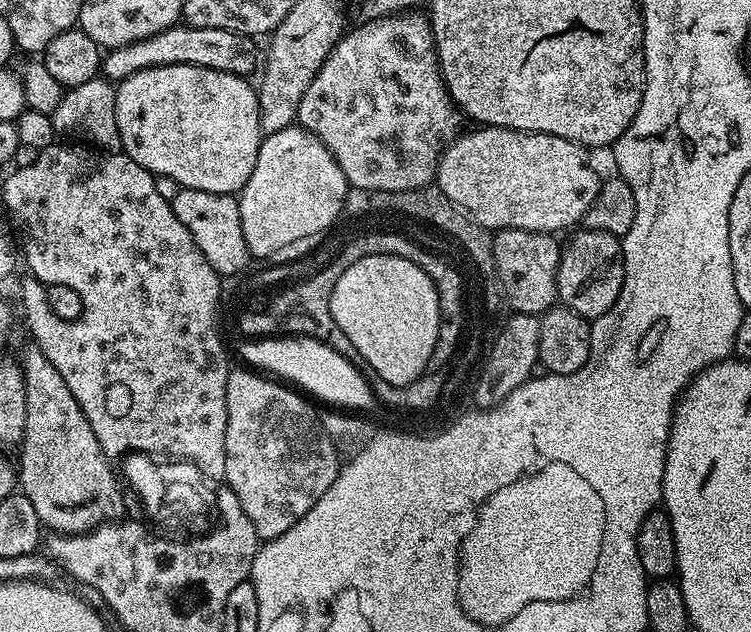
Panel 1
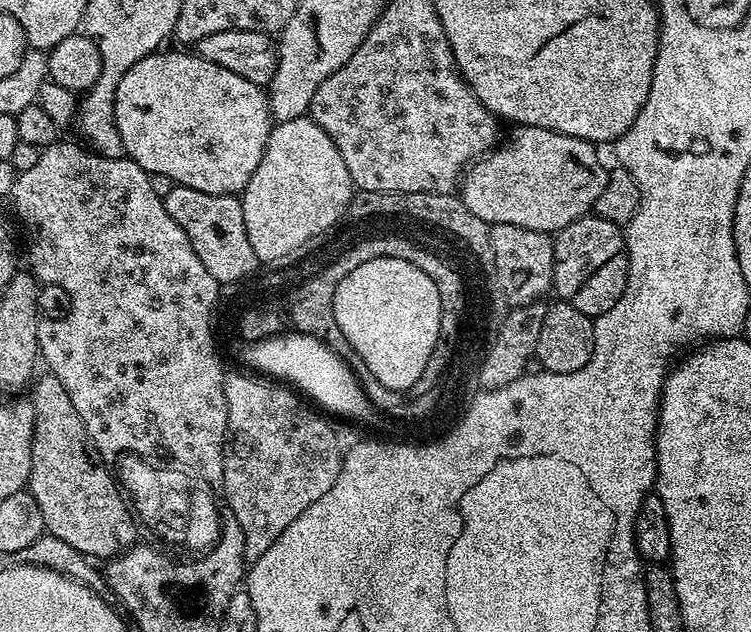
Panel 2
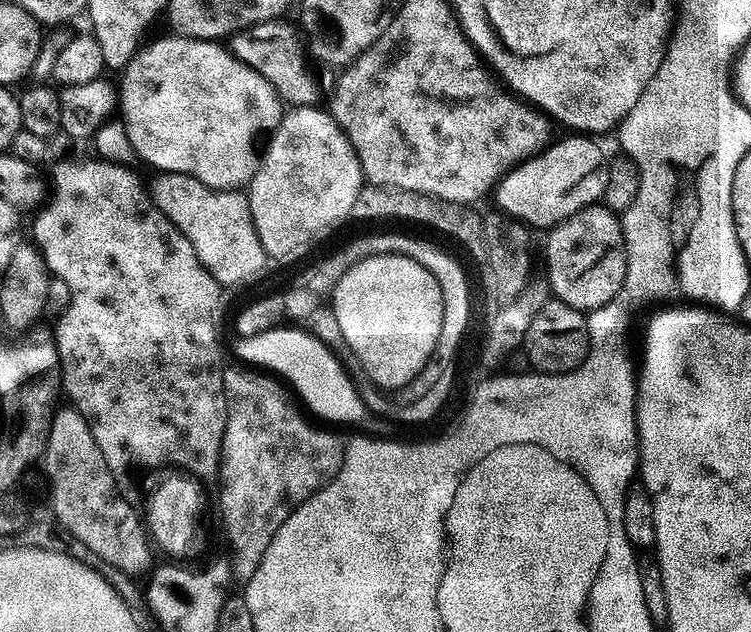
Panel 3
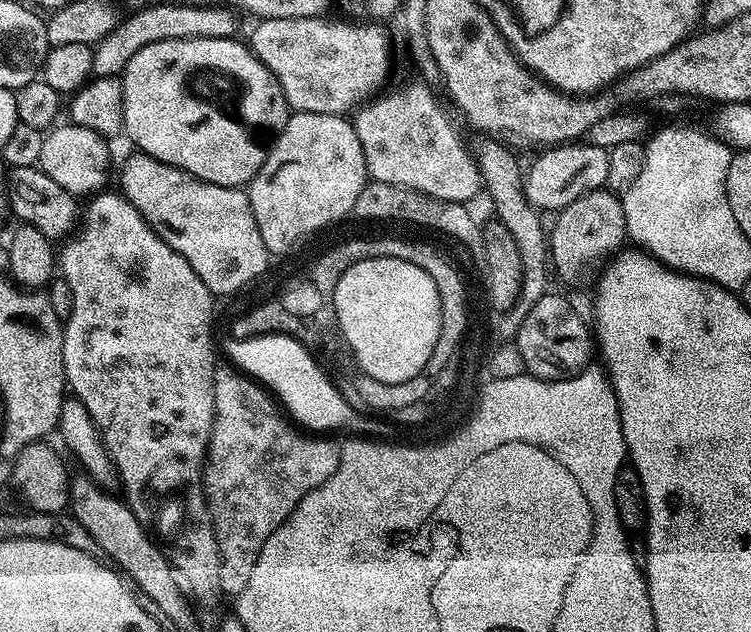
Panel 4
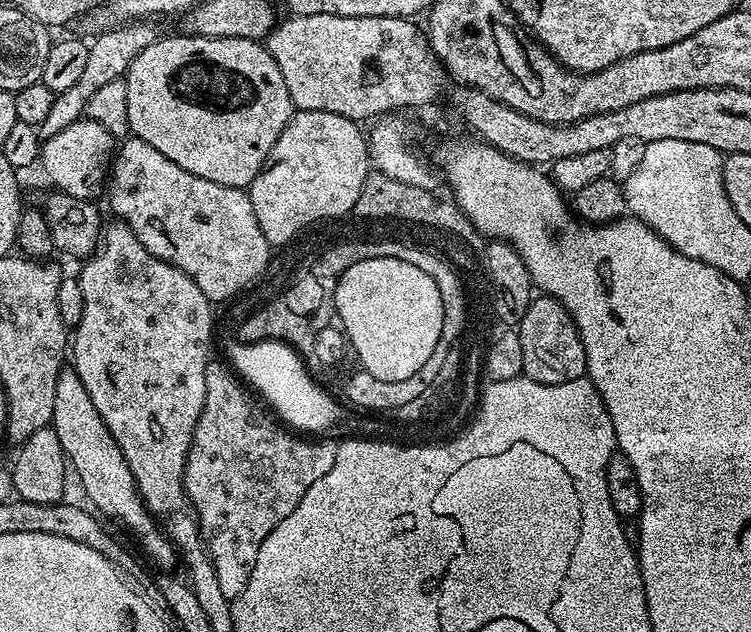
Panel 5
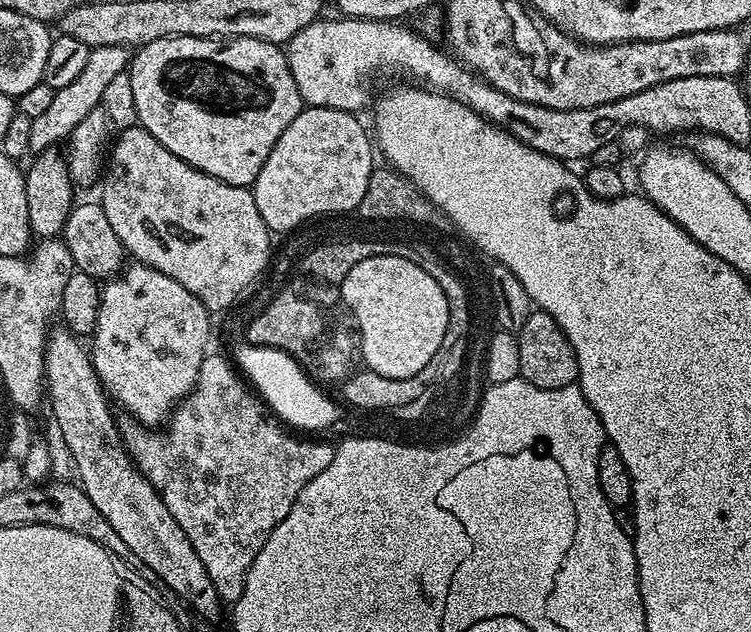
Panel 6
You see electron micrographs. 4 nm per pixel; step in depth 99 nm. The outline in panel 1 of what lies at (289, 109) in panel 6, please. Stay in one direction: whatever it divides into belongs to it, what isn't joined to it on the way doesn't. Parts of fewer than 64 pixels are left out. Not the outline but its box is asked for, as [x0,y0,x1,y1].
[115,64,262,196]

